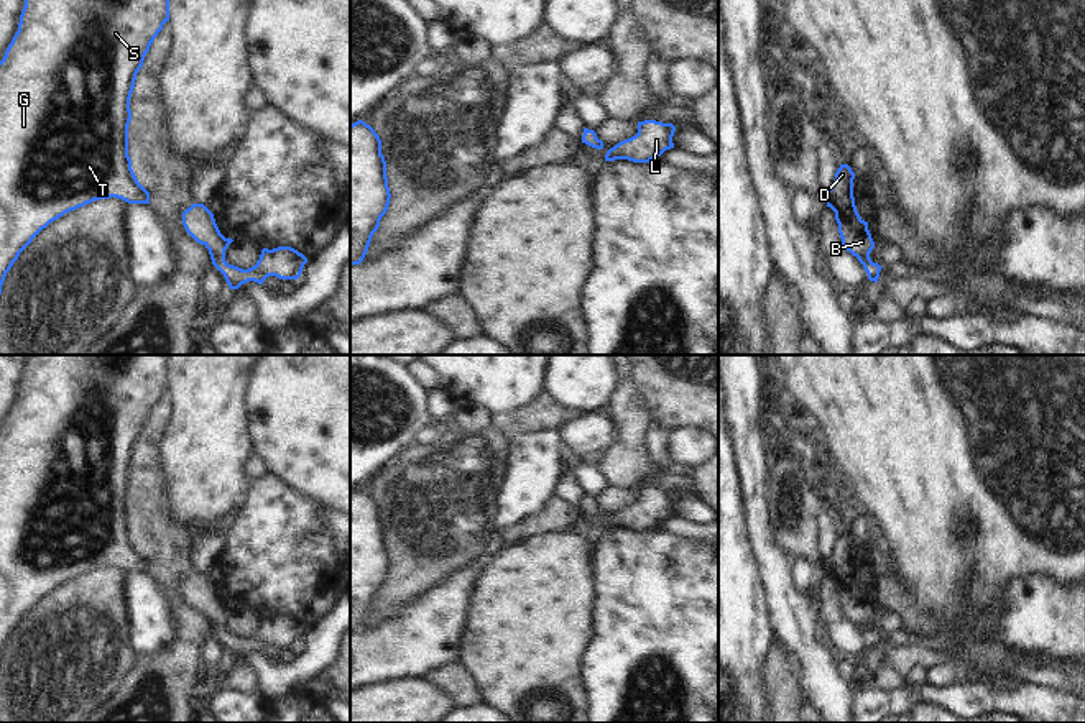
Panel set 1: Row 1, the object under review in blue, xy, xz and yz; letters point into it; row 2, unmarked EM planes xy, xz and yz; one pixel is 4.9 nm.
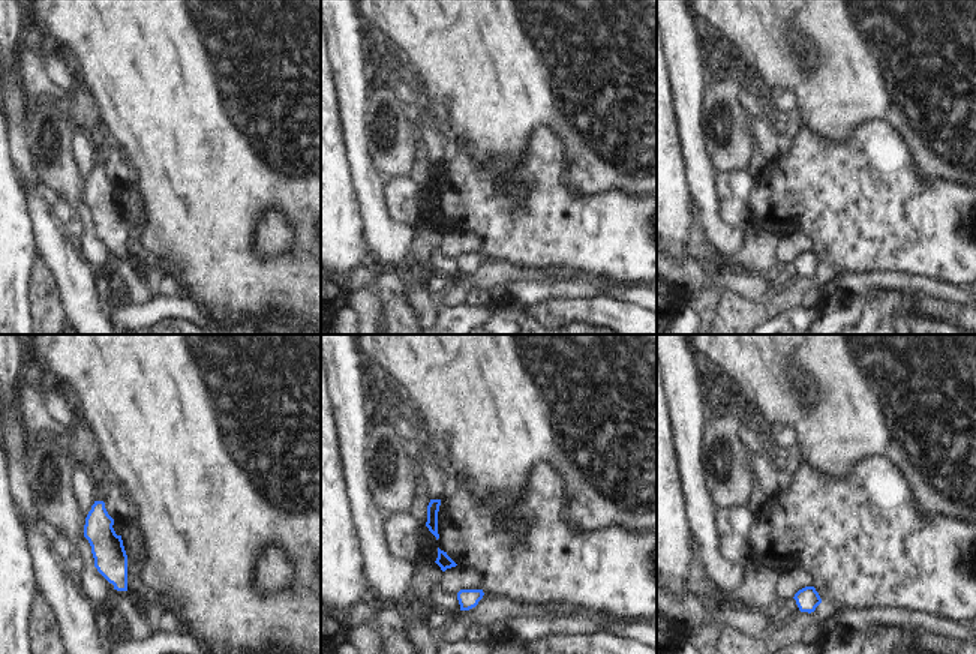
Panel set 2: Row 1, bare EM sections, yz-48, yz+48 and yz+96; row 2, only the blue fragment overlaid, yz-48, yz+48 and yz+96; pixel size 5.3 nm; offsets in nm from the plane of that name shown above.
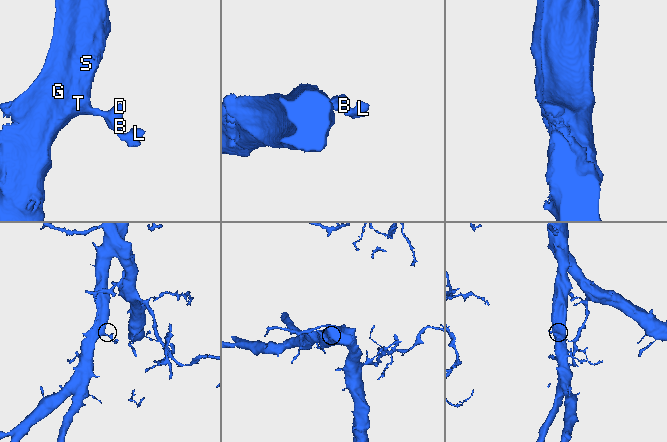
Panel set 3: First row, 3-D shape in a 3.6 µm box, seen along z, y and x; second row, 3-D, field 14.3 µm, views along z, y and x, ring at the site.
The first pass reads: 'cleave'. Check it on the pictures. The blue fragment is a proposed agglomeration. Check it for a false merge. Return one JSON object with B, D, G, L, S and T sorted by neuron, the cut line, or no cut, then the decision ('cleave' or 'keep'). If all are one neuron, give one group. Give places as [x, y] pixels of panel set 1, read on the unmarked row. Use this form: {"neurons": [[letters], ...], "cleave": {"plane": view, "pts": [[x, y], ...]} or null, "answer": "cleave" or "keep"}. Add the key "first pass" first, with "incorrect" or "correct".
{"first pass": "incorrect", "neurons": [["B", "D", "G", "L", "S", "T"]], "cleave": null, "answer": "keep"}

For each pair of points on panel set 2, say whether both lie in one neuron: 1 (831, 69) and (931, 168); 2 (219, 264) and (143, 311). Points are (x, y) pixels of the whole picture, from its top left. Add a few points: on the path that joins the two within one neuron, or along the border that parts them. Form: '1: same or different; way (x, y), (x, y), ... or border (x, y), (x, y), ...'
1: same; way (861, 80), (918, 138)
2: different; border (159, 291), (168, 296), (179, 296)

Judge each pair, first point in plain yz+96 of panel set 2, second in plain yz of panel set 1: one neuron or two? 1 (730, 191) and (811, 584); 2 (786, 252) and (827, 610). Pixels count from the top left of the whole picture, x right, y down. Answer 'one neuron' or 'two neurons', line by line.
1: one neuron
2: two neurons

